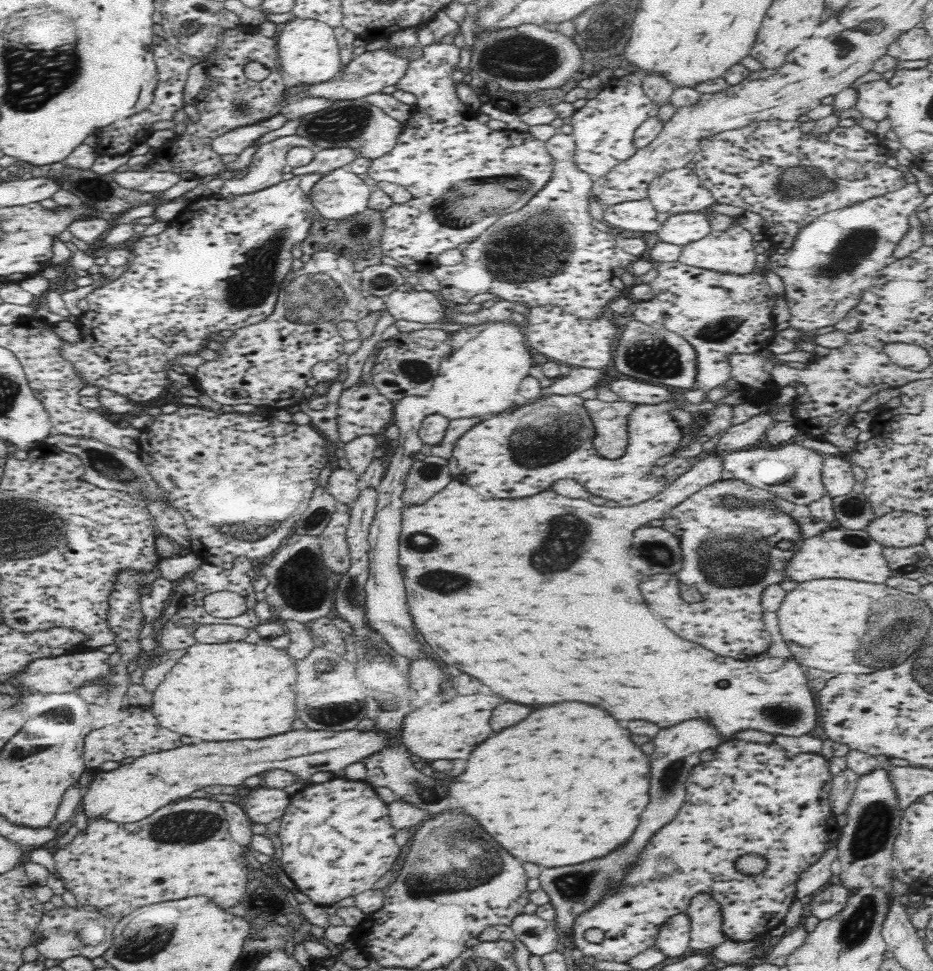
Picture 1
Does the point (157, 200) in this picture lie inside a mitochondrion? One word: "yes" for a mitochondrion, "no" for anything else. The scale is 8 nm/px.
no

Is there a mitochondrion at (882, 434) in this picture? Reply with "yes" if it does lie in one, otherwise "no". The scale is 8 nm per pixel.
no

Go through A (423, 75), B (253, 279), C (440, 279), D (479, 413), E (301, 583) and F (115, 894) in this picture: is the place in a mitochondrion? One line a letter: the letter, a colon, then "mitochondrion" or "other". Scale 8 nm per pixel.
A: other
B: mitochondrion
C: other
D: other
E: mitochondrion
F: other

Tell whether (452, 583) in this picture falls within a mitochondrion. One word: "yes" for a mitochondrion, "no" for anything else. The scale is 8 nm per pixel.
yes

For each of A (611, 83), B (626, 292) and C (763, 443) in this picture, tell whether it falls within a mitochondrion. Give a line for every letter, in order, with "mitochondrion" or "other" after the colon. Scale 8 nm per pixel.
A: other
B: other
C: other

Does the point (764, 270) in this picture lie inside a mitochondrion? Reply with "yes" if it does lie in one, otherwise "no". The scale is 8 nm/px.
no

